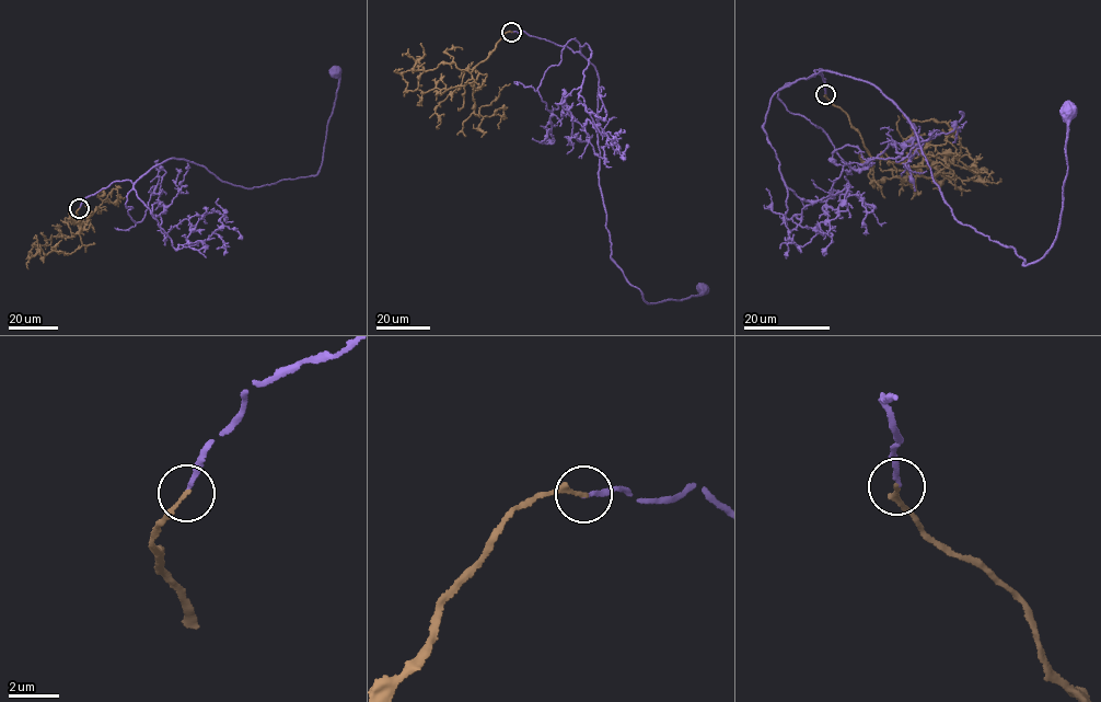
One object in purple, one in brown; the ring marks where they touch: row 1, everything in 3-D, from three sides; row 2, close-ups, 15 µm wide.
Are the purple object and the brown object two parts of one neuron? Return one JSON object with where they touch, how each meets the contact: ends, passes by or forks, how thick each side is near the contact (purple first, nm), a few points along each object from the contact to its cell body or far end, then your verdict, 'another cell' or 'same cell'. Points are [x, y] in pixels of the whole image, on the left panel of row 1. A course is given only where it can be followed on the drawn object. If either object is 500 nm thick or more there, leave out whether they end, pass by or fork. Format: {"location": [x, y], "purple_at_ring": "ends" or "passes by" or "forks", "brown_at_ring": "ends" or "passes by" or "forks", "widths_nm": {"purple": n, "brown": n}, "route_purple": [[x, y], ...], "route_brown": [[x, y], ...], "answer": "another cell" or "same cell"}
{"location": [79, 208], "purple_at_ring": "ends", "brown_at_ring": "ends", "widths_nm": {"purple": 150, "brown": 140}, "route_purple": [[80, 208], [85, 198], [114, 182], [134, 183], [173, 157], [250, 188], [315, 175], [338, 87], [335, 71]], "route_brown": [[80, 208], [79, 233], [87, 229], [70, 237], [51, 238], [49, 245], [34, 246], [29, 257]], "answer": "same cell"}

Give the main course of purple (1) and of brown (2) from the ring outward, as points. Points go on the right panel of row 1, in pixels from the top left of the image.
1: (825, 94), (814, 71), (808, 79), (879, 88), (910, 121), (958, 221), (1023, 265), (1057, 233), (1067, 111)
2: (825, 94), (845, 112), (868, 154), (928, 179), (939, 172), (955, 175), (959, 187), (946, 177), (933, 190)

